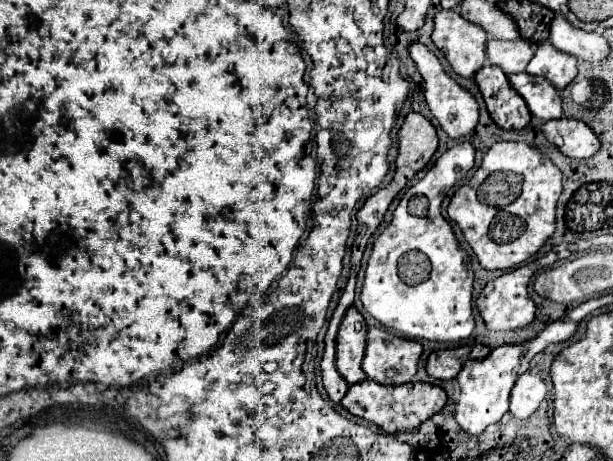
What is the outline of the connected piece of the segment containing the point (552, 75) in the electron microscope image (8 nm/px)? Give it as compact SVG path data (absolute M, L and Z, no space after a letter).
M548 41L540 43L526 71L530 75L540 75L548 79L558 91L562 91L576 77L576 57L560 53Z

